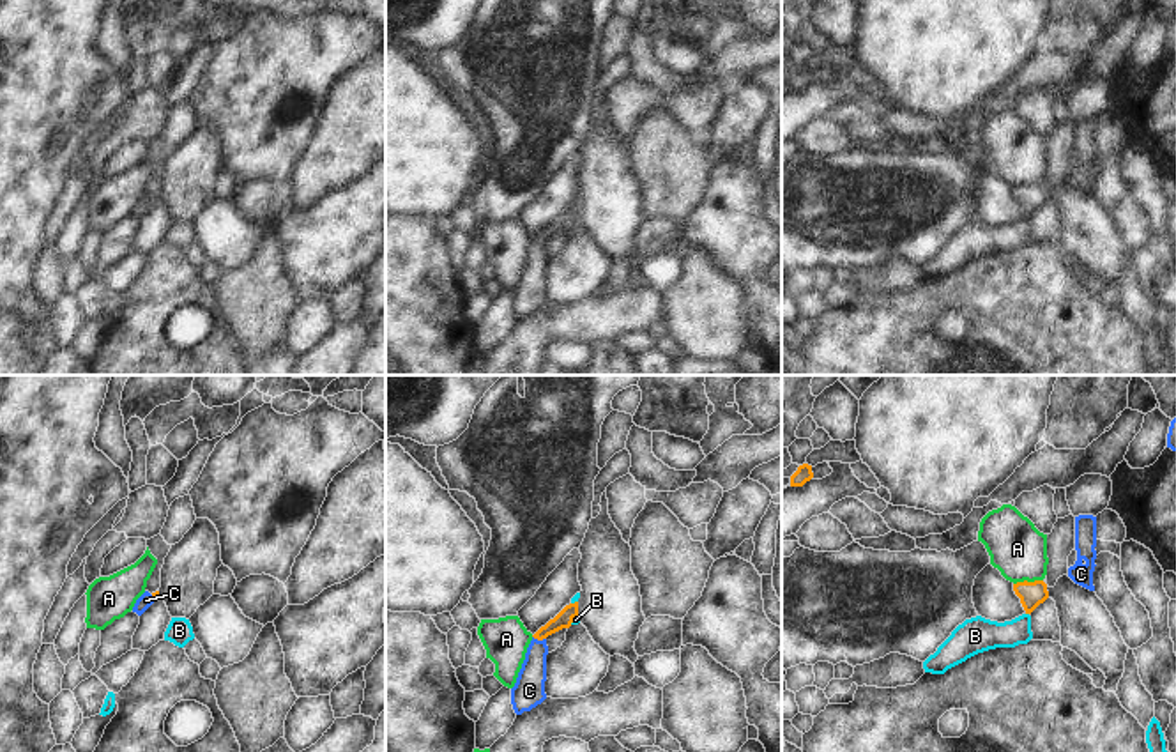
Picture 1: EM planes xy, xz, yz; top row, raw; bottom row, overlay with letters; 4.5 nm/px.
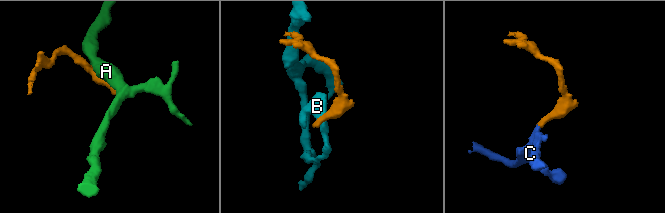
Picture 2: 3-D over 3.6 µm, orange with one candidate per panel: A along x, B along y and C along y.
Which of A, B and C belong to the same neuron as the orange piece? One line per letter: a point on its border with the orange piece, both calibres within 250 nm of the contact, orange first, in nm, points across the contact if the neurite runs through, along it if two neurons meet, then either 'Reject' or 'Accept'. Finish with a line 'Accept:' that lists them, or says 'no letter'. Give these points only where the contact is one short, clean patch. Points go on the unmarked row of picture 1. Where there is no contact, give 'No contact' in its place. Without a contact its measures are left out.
A: Touches orange at yz (1026, 184). Thickness 110 nm (orange) against 260 nm. Reject
B: Touches orange at xz (572, 223). Thickness 80 nm (orange) against 30 nm. Boundary: xz (577, 220), (570, 227). Reject
C: Touches orange at xz (540, 243). Thickness 80 nm (orange) against 140 nm. Path across: xz (565, 222), (552, 229), (540, 243), (529, 294). Accept
Accept: C

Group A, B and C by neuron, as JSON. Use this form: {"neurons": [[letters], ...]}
{"neurons": [["A"], ["B"], ["C"]]}

